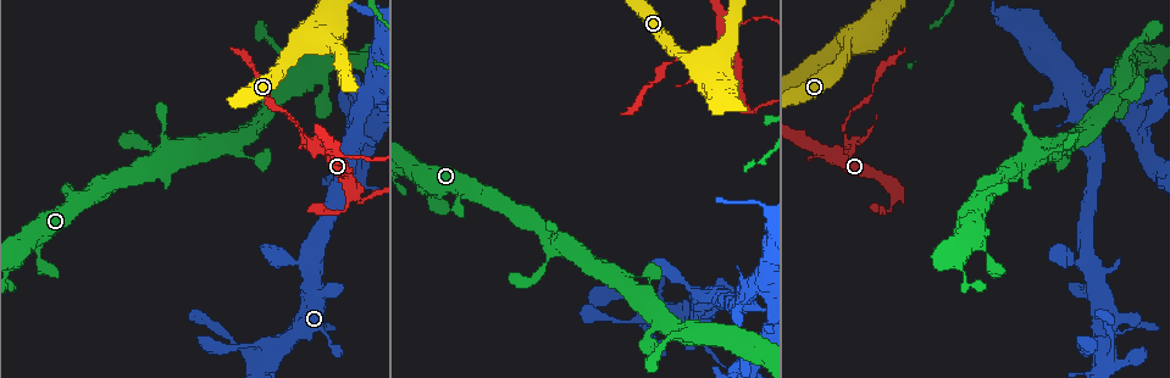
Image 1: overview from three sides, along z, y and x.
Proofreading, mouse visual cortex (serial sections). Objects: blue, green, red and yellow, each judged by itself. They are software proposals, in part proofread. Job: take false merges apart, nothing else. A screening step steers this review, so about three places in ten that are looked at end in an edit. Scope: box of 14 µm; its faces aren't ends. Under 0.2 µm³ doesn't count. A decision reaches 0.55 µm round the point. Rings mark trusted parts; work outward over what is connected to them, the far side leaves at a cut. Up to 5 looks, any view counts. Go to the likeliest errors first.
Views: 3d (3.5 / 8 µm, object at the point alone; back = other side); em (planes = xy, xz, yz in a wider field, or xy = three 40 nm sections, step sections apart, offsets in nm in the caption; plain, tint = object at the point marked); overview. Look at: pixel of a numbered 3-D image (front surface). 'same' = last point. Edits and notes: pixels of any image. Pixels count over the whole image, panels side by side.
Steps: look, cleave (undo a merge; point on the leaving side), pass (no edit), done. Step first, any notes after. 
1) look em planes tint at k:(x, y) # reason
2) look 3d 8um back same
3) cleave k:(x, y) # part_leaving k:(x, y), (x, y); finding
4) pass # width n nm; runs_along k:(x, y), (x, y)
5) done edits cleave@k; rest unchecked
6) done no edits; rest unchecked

look 3d 3.5um at 1:(314, 151) # sudden change in width

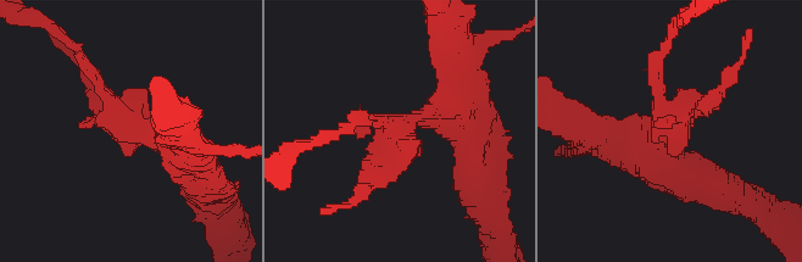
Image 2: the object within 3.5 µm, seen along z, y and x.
look em xy step 3 tint at 2:(664, 132) # need the tissue

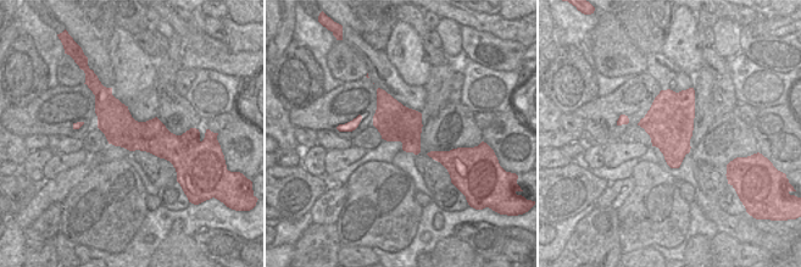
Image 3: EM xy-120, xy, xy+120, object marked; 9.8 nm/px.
look em planes tint same # another direction

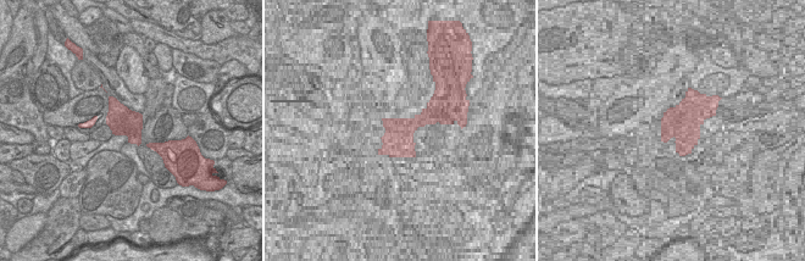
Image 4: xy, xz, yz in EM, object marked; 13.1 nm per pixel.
pass # width 380 nm; runs_along 2:(189, 163), (84, 66); continuous, no second cell

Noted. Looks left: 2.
look em planes tint at 1:(357, 192)

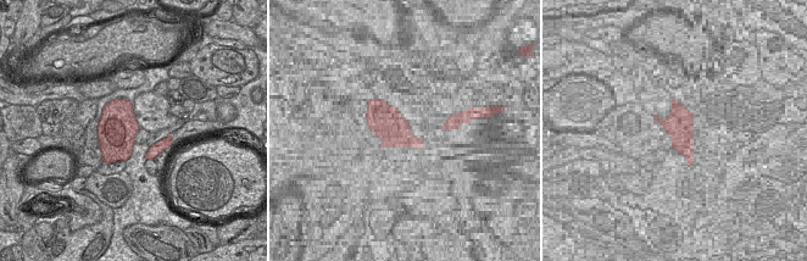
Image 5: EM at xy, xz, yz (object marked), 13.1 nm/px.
look 3d 3.5um same

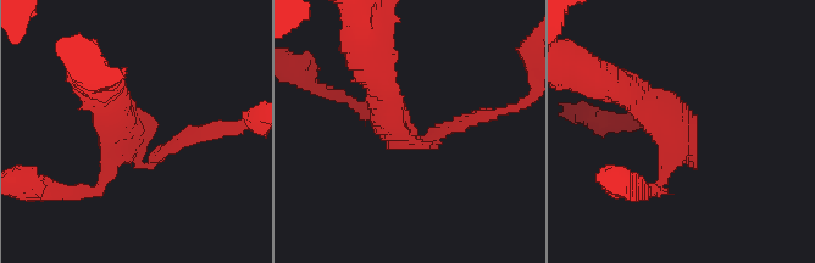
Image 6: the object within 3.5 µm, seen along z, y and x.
cleave 6:(456, 126) # part_leaving 6:(425, 136), (484, 118), (495, 108); a second cell is stuck on

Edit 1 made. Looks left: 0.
done edits cleave@6; rest unchecked

